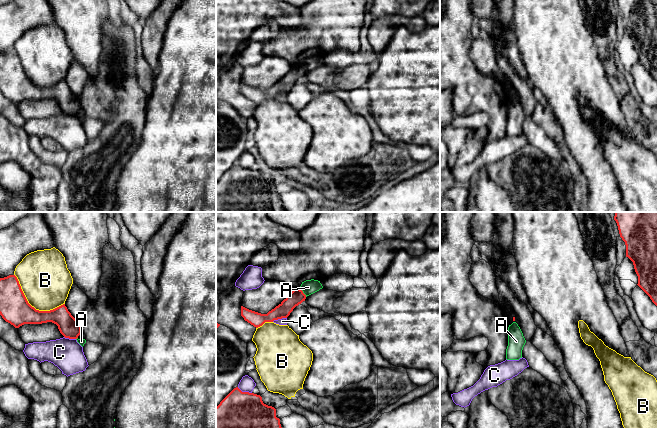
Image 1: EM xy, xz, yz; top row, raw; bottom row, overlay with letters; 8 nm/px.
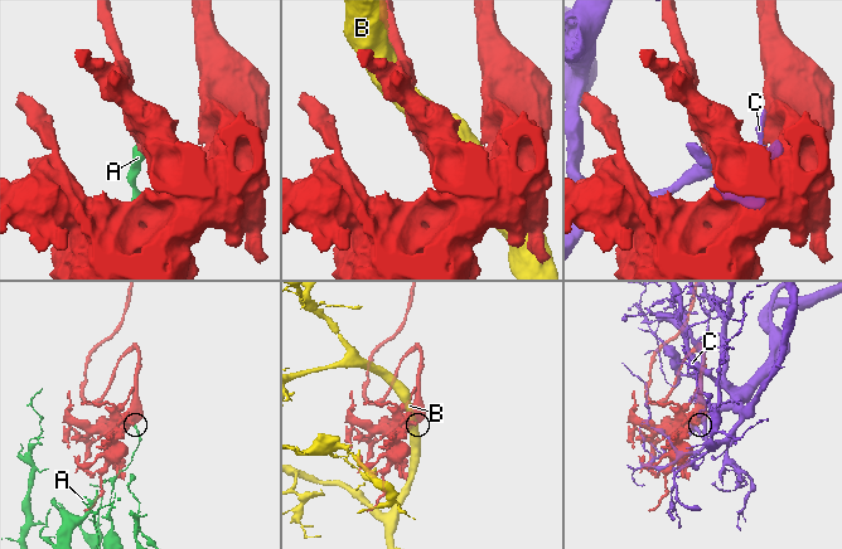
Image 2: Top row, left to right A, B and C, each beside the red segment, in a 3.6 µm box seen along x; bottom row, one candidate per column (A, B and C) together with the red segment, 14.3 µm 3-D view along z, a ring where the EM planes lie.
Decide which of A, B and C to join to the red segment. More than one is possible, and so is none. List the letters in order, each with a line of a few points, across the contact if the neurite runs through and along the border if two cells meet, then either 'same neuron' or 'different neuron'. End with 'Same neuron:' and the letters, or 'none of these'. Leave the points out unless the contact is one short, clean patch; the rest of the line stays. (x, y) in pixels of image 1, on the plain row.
A: xz (298, 64), (306, 72) | different neuron
B: different neuron
C: different neuron
Same neuron: none of these

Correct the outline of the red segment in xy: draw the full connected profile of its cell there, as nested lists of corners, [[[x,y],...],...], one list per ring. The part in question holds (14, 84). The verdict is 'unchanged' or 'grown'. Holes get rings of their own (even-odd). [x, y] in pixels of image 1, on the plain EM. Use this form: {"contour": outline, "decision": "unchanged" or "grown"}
{"contour": [[[15,51],[0,54],[0,91],[15,104],[24,100],[52,98],[65,114],[77,115],[81,110],[81,97],[71,91],[65,80],[50,87],[32,83]]], "decision": "unchanged"}

